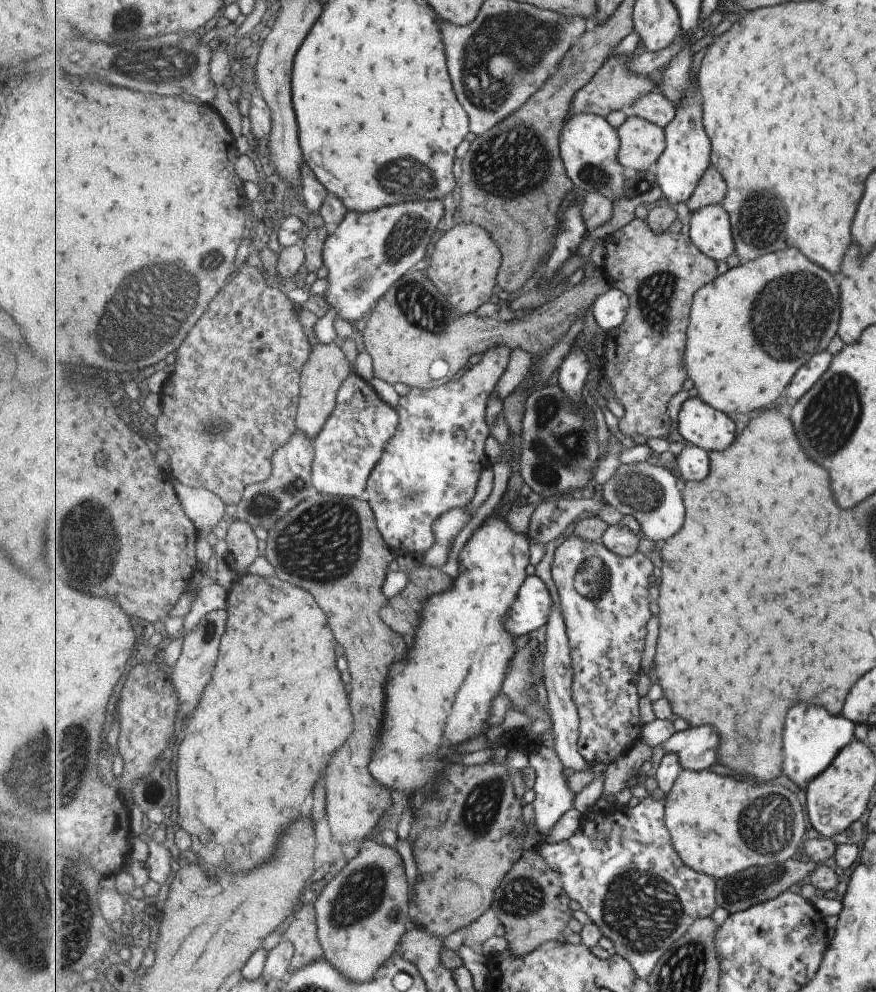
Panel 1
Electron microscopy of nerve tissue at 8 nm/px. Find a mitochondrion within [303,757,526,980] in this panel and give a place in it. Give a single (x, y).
(362, 897)

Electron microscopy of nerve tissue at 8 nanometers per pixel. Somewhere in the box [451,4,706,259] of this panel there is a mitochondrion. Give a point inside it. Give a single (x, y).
(483, 89)

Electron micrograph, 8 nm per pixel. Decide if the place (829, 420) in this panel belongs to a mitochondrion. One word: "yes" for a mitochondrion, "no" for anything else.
yes

